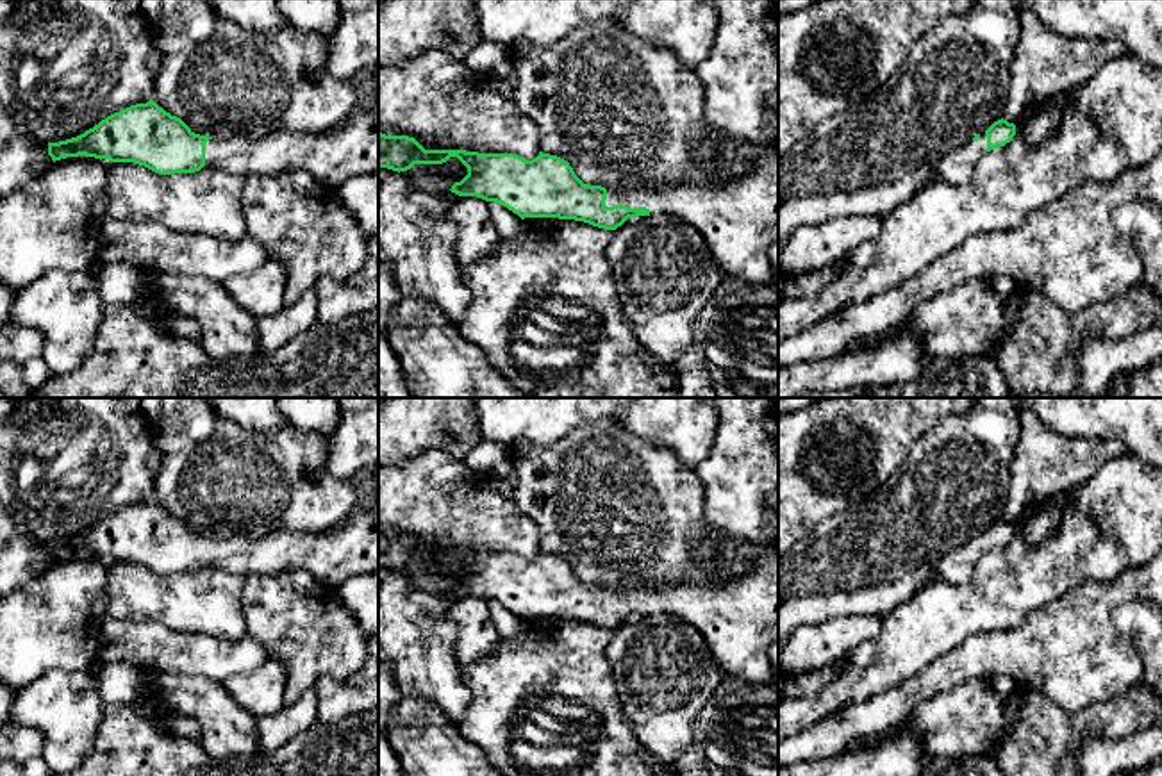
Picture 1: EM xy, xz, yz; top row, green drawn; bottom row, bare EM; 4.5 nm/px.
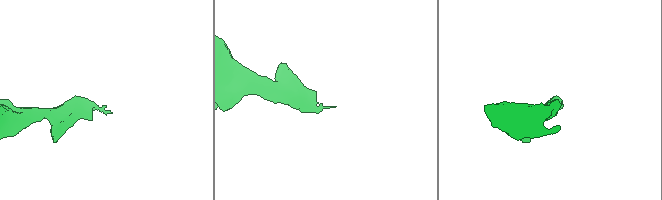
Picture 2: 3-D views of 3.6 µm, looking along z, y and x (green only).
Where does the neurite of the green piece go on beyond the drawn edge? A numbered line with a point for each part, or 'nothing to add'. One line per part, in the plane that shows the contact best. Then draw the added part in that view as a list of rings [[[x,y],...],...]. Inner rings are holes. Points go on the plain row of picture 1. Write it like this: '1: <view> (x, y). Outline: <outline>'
1: xz (738, 618). Outline: [[[778,544],[760,549],[755,565],[739,578],[709,585],[634,585],[607,589],[607,607],[646,607],[650,614],[669,614],[694,626],[709,644],[726,678],[748,683],[771,683],[771,646],[778,640]]]

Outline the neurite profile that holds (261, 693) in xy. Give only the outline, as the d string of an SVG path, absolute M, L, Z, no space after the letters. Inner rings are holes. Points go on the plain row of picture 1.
M268 660L248 674L236 674L223 681L230 698L255 719L280 712L287 683L282 664Z

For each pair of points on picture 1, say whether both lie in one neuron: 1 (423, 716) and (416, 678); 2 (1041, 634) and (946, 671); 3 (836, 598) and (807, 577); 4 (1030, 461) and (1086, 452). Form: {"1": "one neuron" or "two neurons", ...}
{"1": "two neurons", "2": "one neuron", "3": "one neuron", "4": "one neuron"}

